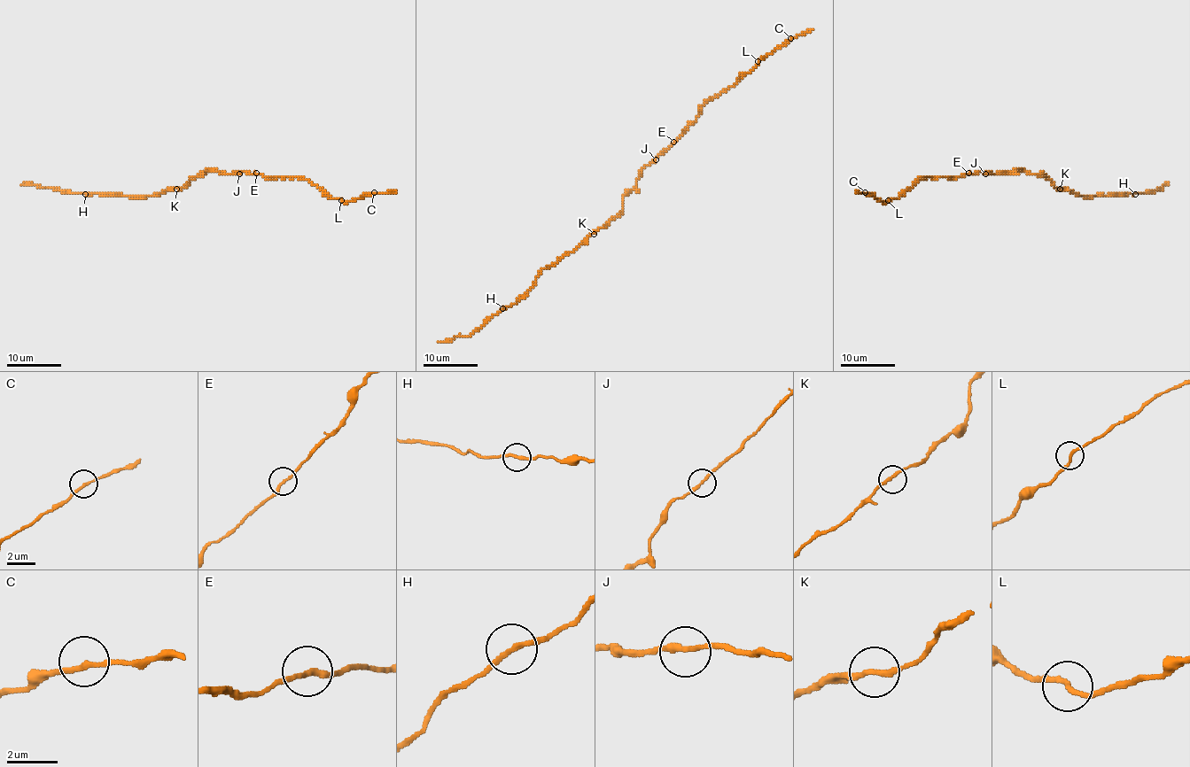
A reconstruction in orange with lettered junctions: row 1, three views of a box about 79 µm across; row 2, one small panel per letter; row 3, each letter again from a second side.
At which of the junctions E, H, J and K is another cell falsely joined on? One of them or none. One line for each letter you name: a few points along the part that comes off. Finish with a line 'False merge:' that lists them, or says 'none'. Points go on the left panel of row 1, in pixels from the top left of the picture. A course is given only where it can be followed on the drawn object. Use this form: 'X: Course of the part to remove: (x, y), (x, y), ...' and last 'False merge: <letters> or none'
E: Course of the part to remove: (257, 174), (266, 177), (308, 179), (333, 199), (344, 202), (375, 194), (395, 192)
False merge: E

